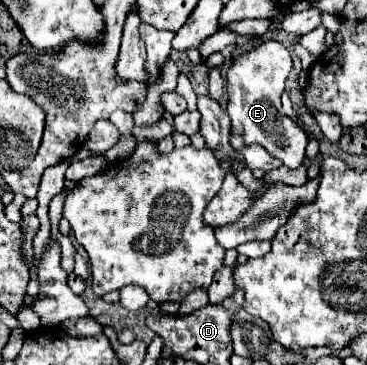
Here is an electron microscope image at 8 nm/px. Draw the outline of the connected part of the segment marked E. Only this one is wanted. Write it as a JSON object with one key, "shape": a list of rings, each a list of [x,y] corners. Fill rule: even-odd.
{"shape":[[[274,39],[264,41],[258,49],[238,57],[226,75],[228,93],[228,115],[232,119],[232,133],[244,139],[244,145],[258,143],[272,157],[282,159],[290,169],[296,169],[304,161],[304,151],[308,145],[308,135],[300,129],[284,111],[280,95],[284,91],[284,81],[292,69],[292,57],[288,49]]]}

